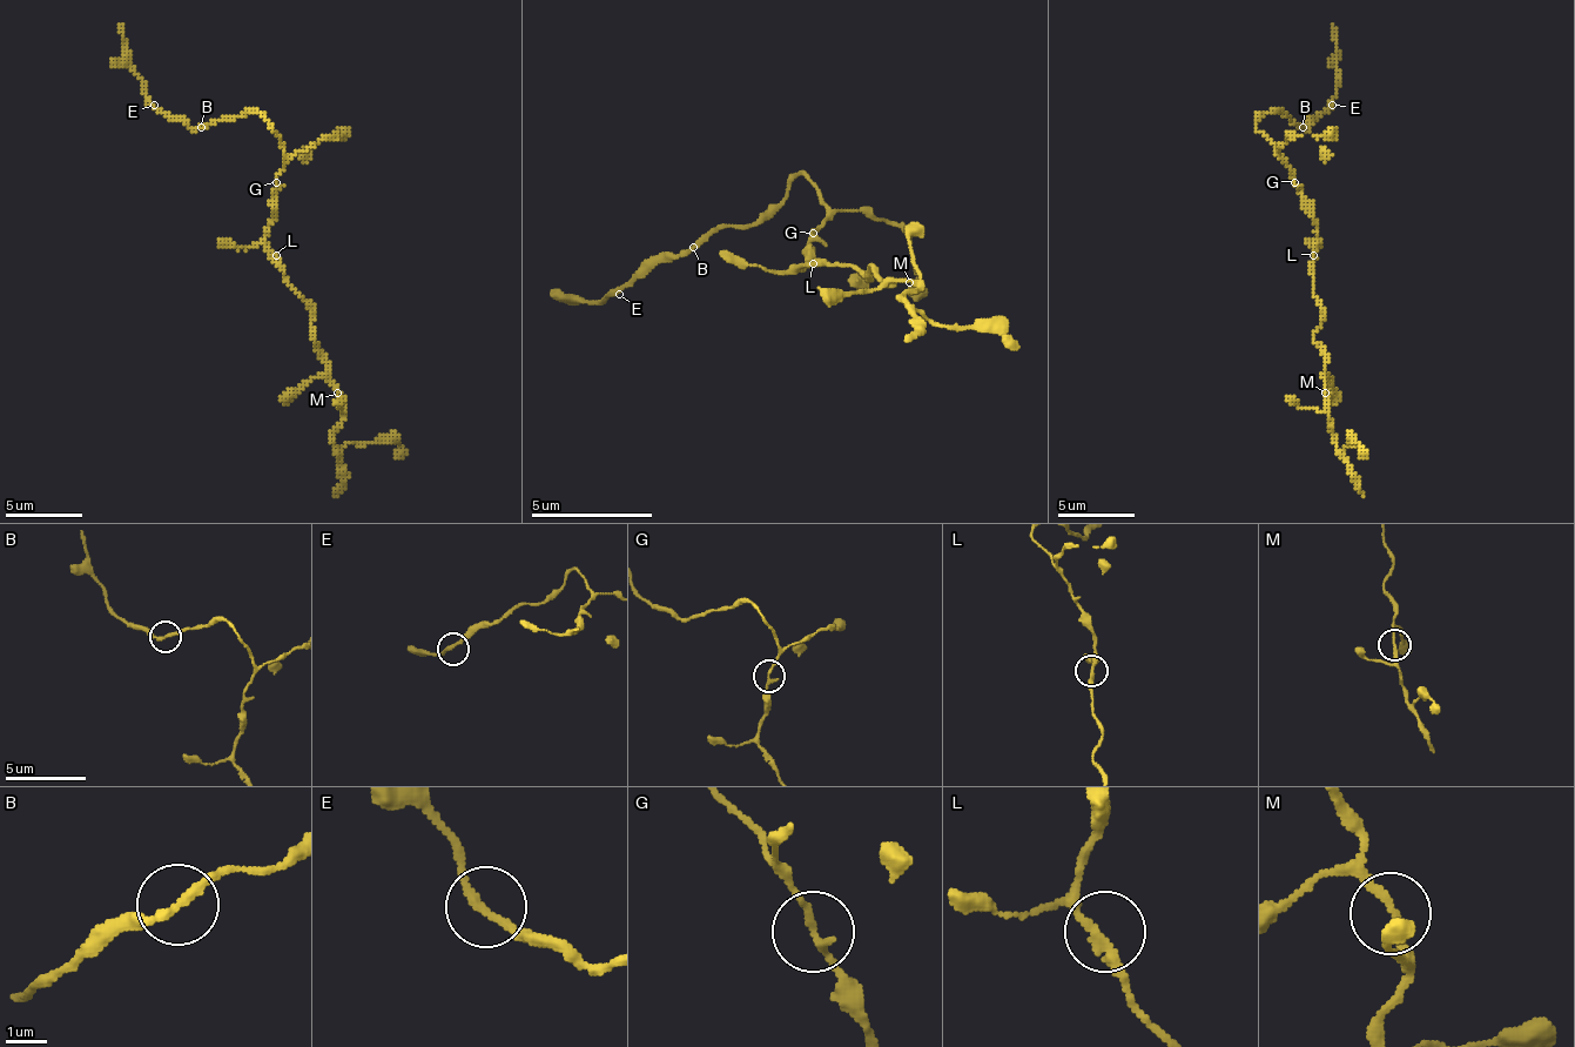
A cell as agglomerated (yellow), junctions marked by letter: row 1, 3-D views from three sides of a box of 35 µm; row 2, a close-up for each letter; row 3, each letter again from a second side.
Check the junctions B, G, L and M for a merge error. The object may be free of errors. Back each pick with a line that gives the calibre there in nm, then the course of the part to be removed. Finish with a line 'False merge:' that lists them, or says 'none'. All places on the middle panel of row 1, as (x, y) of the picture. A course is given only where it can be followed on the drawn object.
False merge: none

